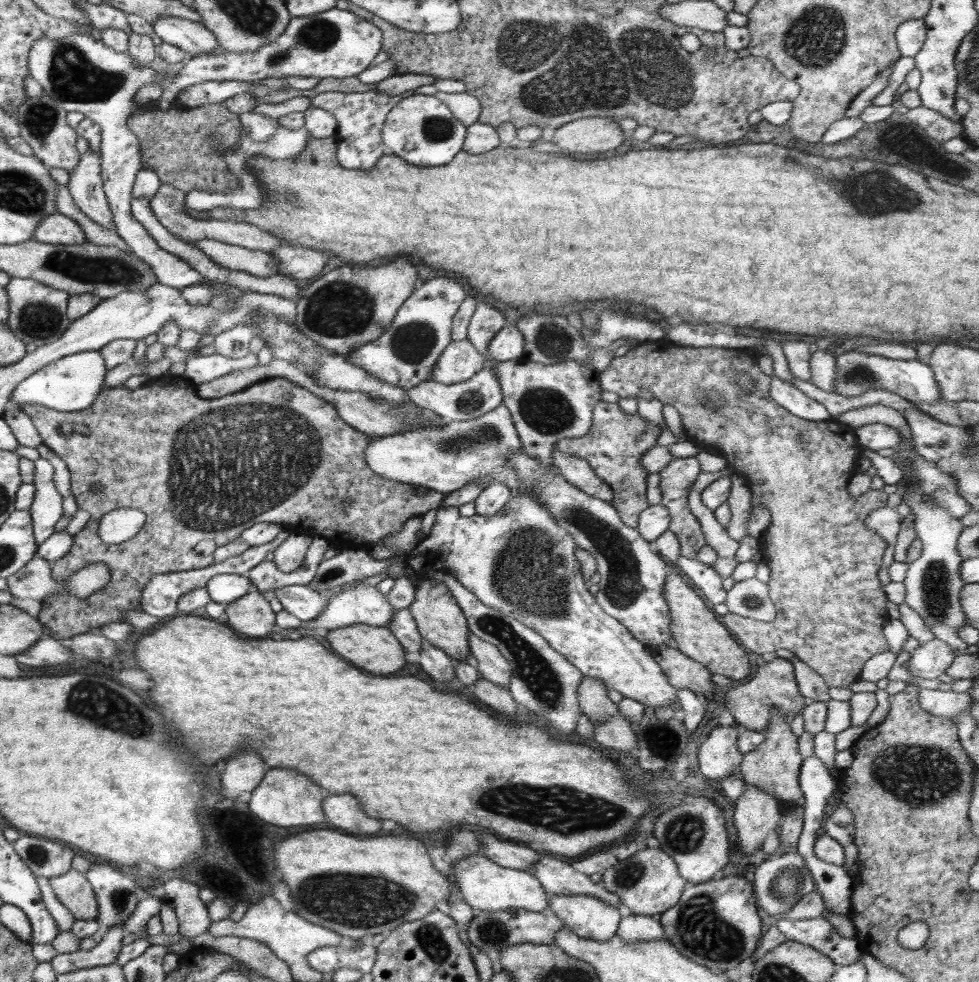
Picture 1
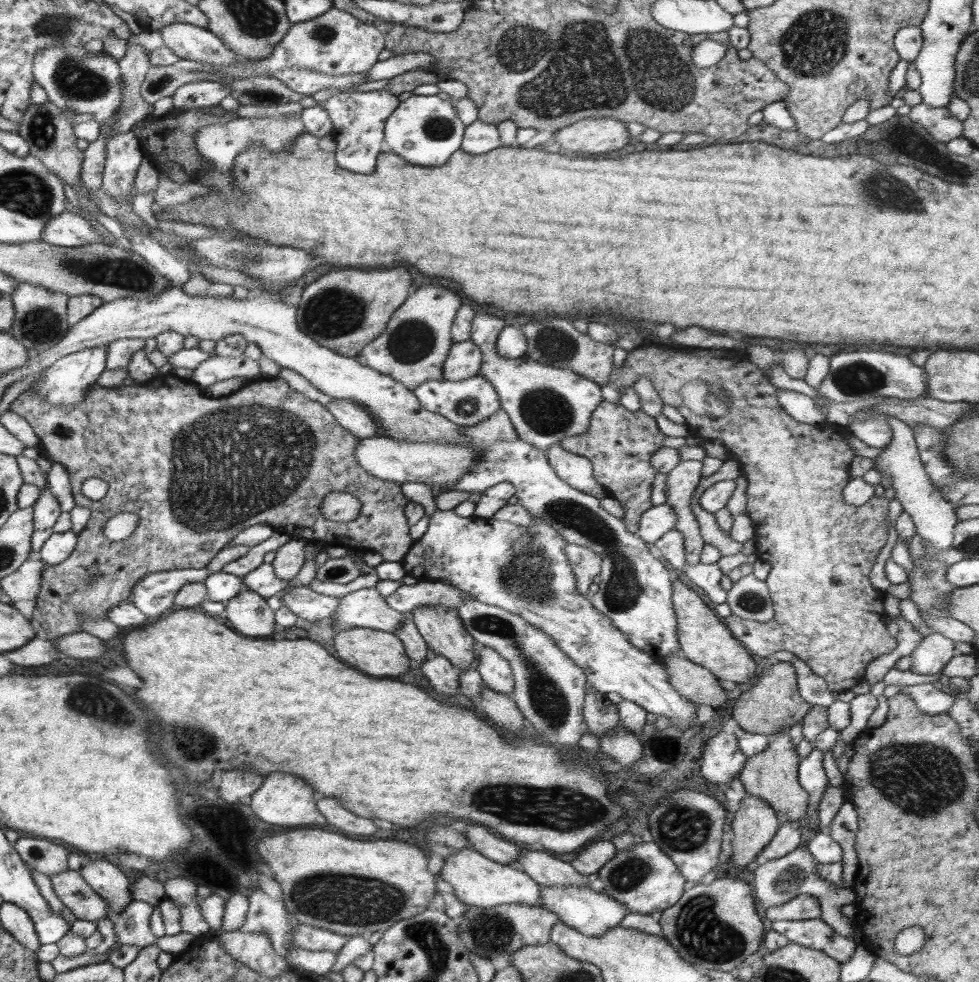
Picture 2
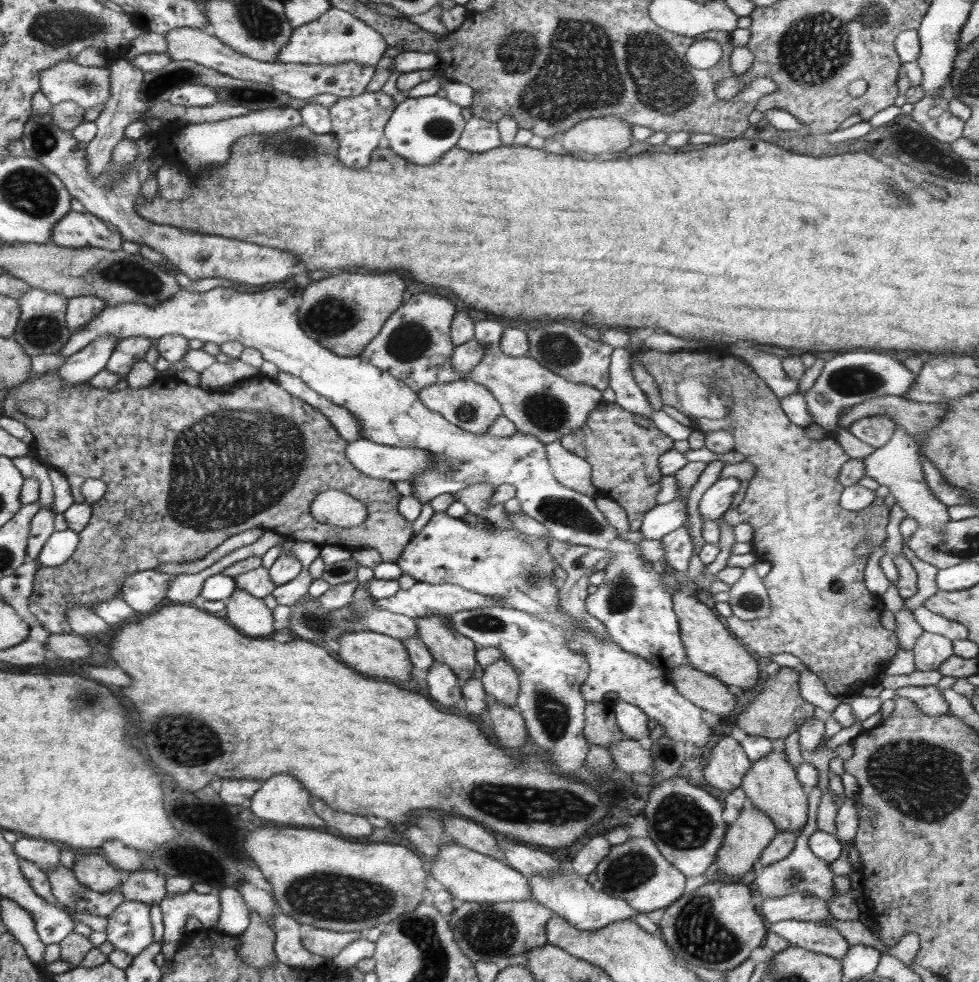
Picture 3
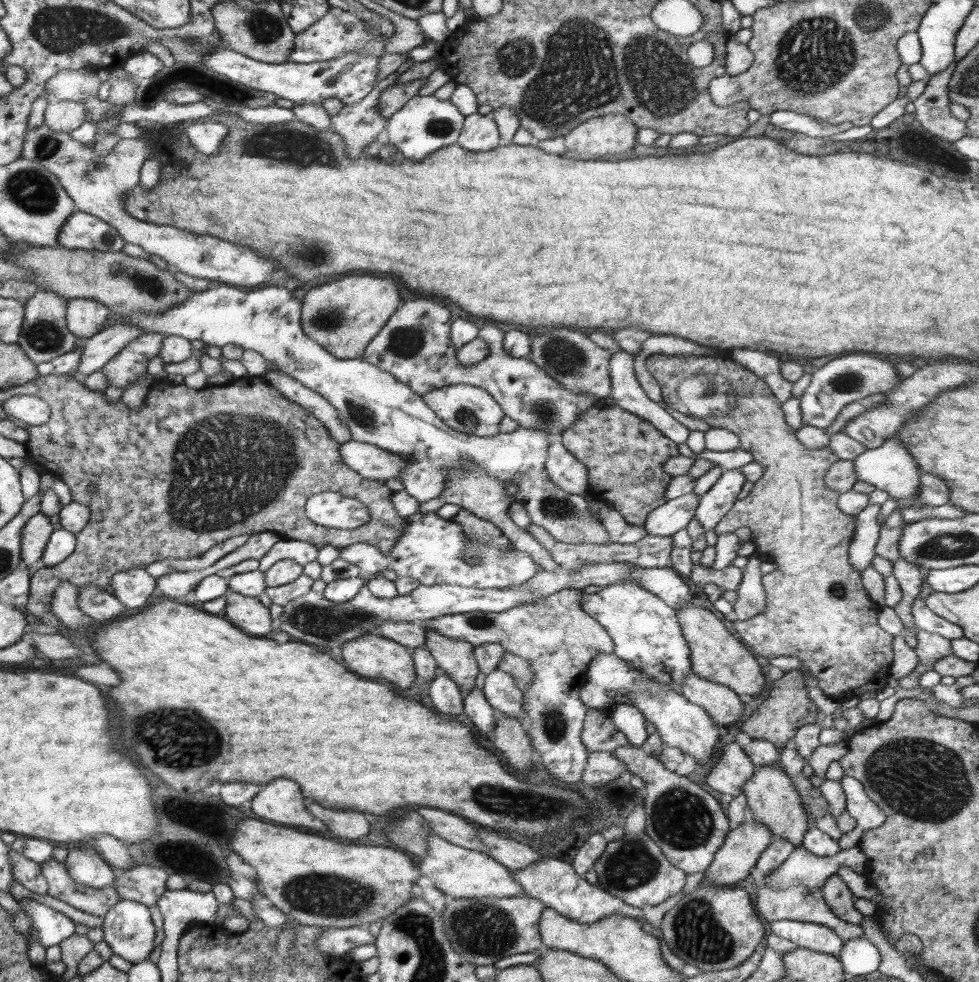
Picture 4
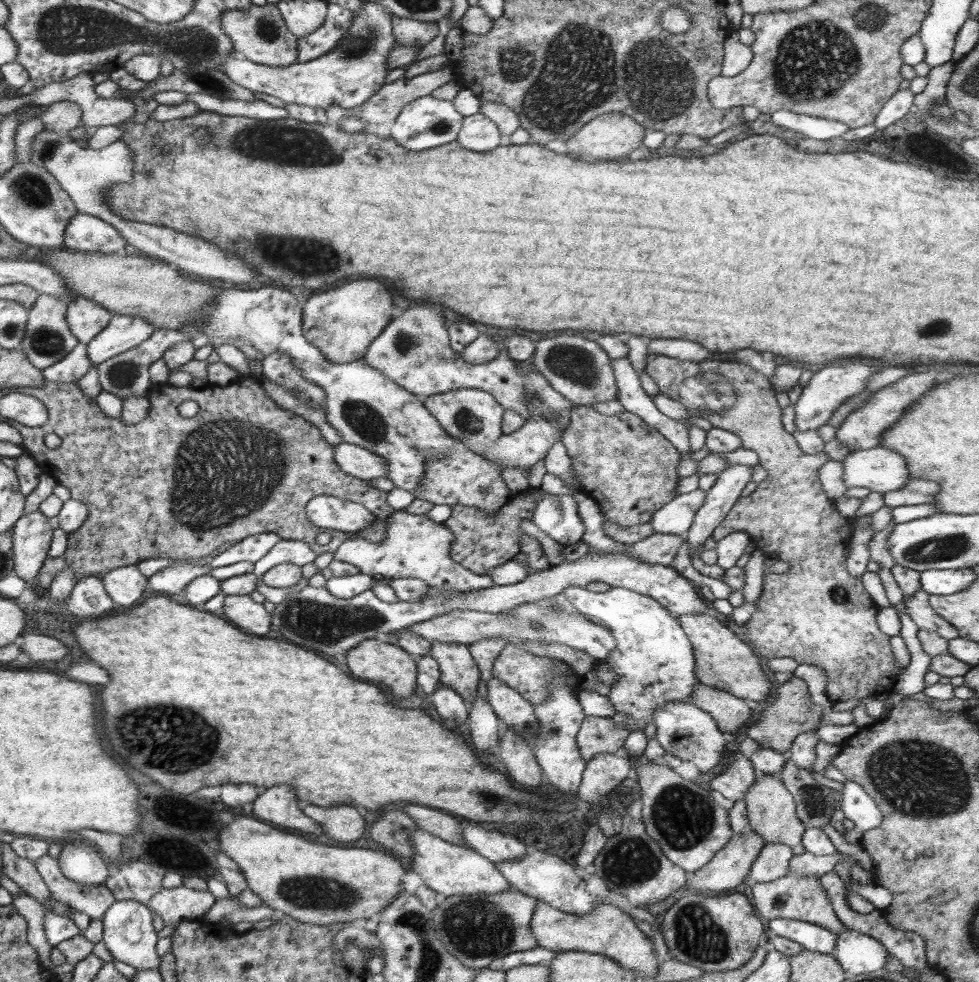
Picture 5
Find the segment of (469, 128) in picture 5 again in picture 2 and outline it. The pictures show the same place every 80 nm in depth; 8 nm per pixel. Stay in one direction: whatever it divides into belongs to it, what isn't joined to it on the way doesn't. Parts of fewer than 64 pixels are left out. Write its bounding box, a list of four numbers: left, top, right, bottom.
[461,120,502,155]

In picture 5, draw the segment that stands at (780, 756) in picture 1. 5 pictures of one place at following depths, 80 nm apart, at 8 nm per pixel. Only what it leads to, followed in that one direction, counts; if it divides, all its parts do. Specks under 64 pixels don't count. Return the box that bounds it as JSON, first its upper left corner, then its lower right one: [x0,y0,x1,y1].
[744,774,807,855]

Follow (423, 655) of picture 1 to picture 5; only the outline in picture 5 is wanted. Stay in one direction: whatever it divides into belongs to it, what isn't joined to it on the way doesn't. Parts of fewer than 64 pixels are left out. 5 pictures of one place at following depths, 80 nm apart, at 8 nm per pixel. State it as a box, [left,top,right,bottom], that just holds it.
[431,683,469,724]

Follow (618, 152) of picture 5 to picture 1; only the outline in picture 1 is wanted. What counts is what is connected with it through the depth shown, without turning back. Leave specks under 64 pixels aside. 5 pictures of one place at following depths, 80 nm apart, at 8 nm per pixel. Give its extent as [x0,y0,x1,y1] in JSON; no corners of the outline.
[550,117,625,154]

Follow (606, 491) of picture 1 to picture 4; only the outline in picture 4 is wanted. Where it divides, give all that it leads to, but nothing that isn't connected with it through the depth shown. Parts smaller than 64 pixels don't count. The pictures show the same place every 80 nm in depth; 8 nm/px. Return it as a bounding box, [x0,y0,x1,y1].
[546,443,589,496]

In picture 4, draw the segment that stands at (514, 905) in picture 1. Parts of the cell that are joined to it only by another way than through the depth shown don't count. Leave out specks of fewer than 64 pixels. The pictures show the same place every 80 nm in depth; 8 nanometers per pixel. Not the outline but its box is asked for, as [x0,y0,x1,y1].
[418,835,526,899]

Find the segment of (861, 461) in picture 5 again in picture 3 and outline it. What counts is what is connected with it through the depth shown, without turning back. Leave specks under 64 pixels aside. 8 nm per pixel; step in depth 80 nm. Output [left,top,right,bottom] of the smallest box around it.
[863,425,952,534]

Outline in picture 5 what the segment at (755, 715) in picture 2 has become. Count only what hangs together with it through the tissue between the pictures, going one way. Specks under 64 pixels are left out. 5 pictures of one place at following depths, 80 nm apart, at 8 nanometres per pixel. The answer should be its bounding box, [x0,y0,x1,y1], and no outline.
[744,675,822,755]

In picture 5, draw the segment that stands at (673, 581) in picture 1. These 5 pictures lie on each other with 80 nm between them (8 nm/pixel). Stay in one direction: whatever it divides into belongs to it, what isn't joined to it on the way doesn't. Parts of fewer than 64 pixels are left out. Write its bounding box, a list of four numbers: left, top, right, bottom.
[678,612,771,702]

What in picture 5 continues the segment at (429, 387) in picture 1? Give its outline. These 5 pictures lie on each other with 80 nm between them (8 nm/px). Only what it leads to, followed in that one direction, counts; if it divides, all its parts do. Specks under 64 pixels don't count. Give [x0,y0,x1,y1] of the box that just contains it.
[421,388,505,451]

